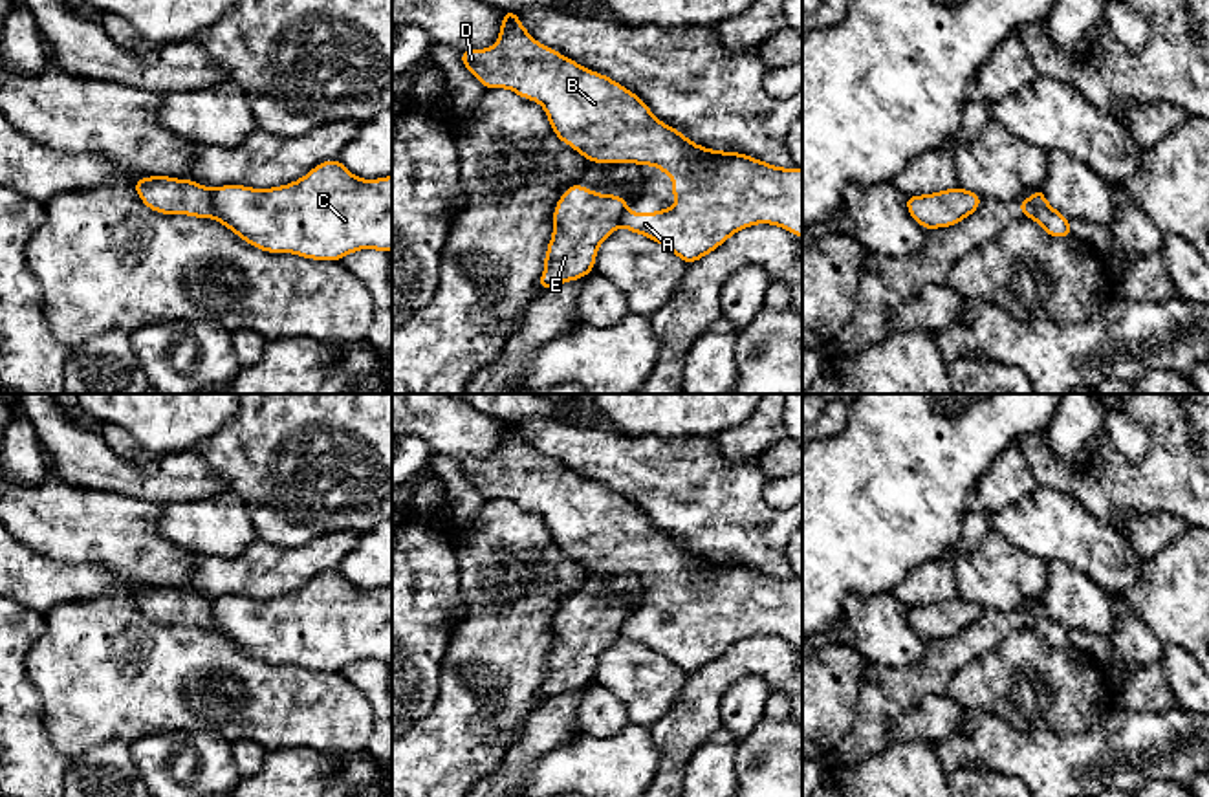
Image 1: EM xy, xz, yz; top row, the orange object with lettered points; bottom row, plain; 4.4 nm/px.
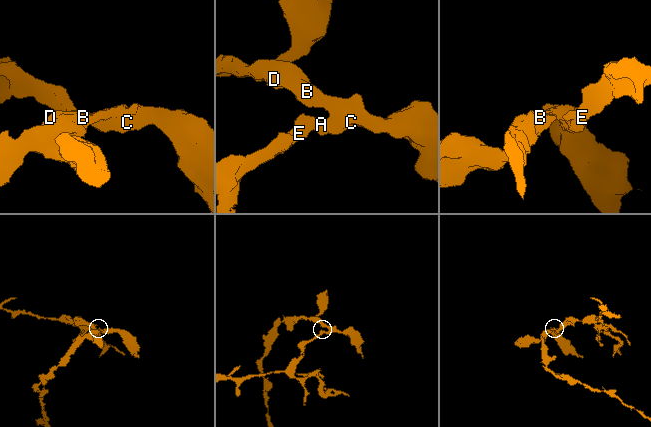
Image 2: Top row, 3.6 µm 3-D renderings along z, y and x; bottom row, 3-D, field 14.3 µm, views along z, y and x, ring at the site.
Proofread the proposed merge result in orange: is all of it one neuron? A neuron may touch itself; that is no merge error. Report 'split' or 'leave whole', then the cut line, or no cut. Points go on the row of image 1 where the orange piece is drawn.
split; cut xy (211, 195), (215, 217)

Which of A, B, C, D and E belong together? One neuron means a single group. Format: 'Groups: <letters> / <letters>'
Groups: A B C D / E

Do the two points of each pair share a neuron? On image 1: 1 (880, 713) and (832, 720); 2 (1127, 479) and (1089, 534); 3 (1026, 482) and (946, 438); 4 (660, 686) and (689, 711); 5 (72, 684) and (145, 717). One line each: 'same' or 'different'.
1: different
2: different
3: different
4: different
5: same

